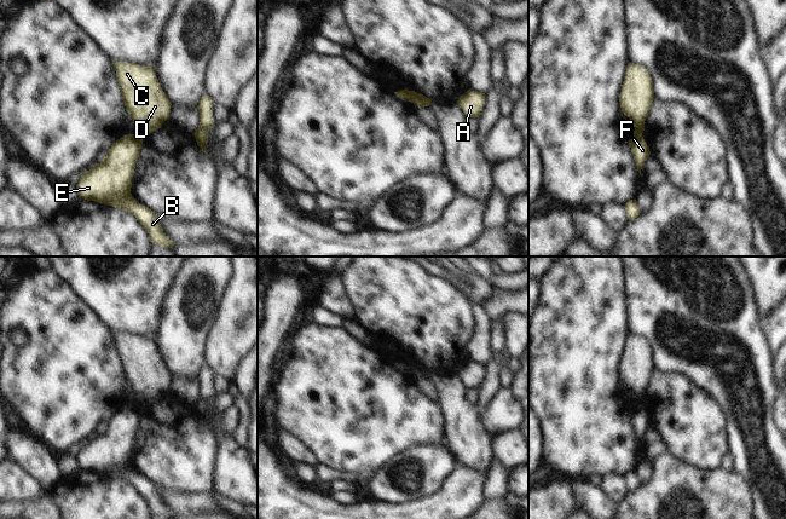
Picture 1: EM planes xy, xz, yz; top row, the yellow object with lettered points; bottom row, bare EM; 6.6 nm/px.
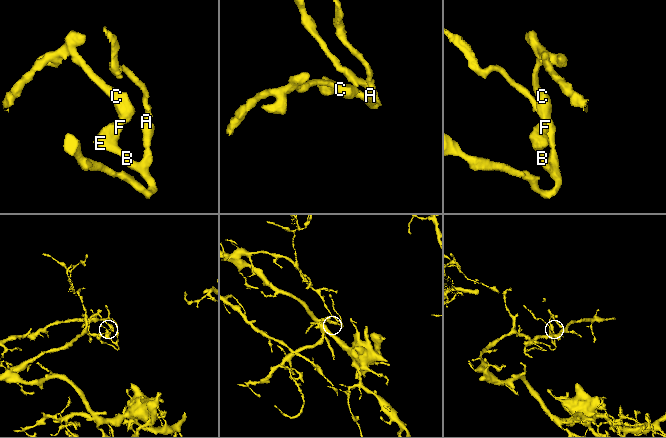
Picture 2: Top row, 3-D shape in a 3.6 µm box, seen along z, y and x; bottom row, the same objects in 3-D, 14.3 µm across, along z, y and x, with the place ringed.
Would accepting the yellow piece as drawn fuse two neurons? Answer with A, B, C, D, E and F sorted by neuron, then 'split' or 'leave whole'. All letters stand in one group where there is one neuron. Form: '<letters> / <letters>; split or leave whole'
A B E F / C D; split

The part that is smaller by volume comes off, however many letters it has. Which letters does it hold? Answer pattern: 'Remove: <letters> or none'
Remove: C, D

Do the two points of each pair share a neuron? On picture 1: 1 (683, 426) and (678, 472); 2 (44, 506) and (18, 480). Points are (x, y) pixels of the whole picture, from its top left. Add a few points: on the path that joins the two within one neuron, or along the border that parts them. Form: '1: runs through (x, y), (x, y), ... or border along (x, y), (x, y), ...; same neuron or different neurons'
1: border along (669, 453), (706, 472); different neurons
2: border along (46, 492), (30, 500), (12, 501); different neurons

